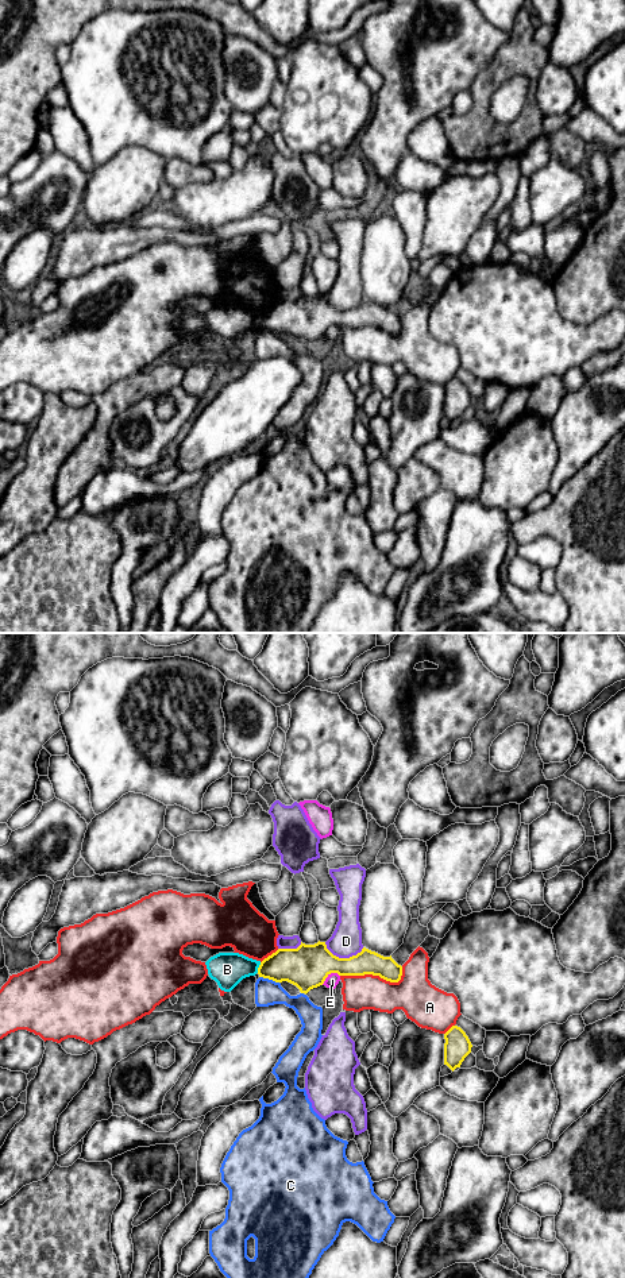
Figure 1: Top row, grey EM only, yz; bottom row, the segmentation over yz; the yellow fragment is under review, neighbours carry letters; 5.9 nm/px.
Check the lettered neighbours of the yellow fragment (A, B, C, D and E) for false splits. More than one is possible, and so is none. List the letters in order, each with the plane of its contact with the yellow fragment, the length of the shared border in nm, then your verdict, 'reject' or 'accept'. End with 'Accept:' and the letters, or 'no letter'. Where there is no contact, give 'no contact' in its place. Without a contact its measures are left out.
A: meets yellow in yz; contact 380 nm long; reject
B: meets yellow in yz; contact 70 nm long; reject
C: meets yellow in yz; contact 130 nm long; reject
D: meets yellow in yz; contact 240 nm long; reject
E: meets yellow in yz; contact 130 nm long; reject
Accept: no letter

